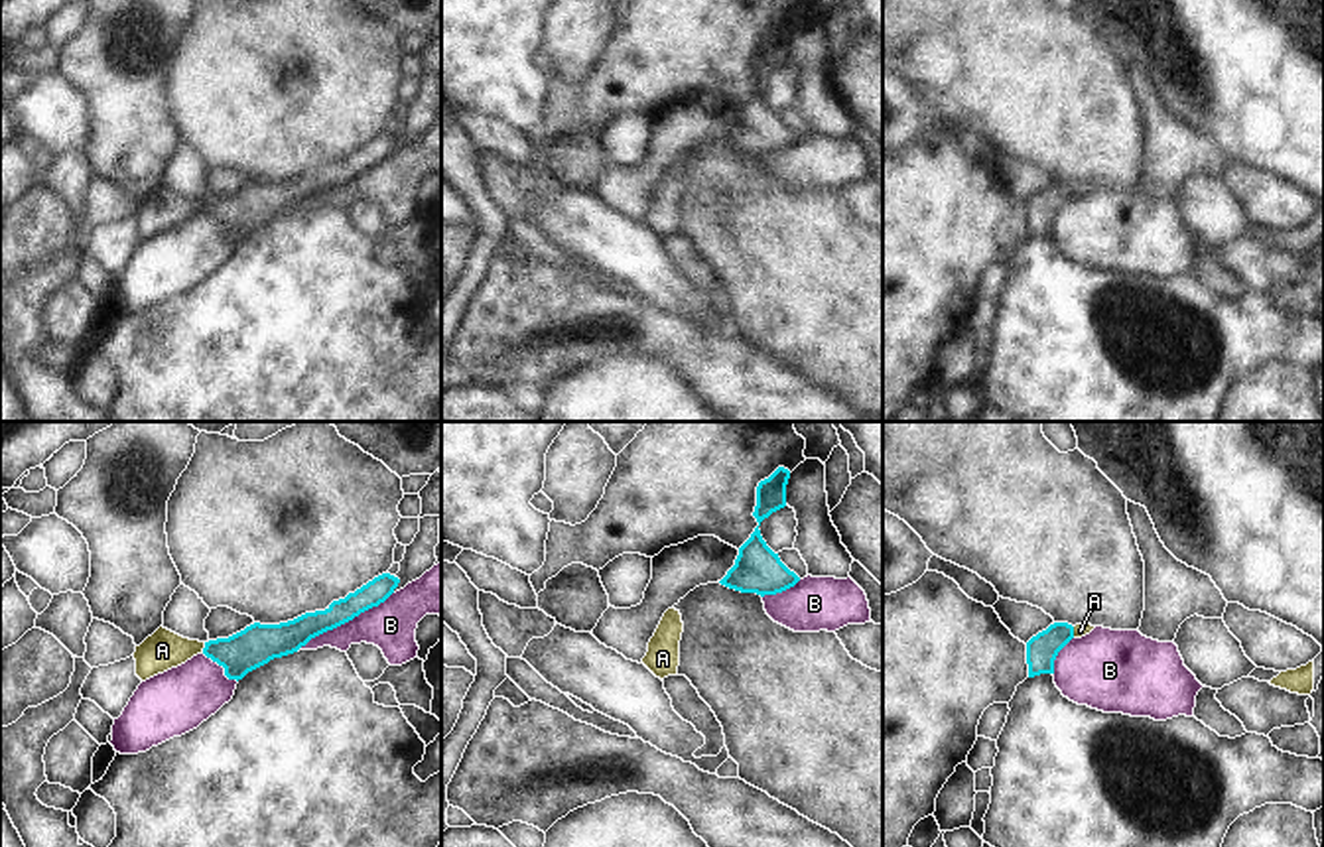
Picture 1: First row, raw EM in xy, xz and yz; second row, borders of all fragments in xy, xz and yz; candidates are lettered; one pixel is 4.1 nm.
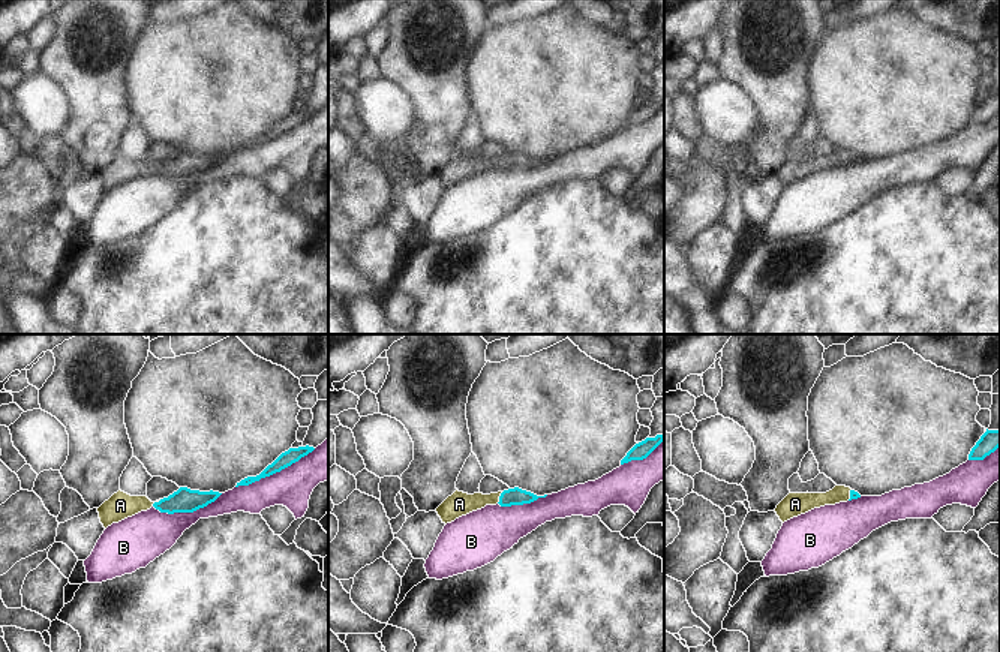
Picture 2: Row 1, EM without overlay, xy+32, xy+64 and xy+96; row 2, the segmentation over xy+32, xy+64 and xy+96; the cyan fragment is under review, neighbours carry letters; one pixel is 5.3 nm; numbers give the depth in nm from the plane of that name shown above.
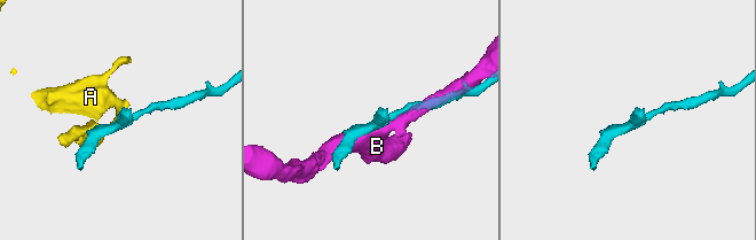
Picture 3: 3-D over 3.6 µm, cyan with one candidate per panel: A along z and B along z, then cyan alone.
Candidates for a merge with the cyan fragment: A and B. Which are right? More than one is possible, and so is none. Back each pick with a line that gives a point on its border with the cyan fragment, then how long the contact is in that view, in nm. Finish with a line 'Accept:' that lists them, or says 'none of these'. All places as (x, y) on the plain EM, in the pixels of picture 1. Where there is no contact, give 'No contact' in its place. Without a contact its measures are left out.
A: Touches cyan at xy (203, 207). Shared border 50 nm
Accept: A.

